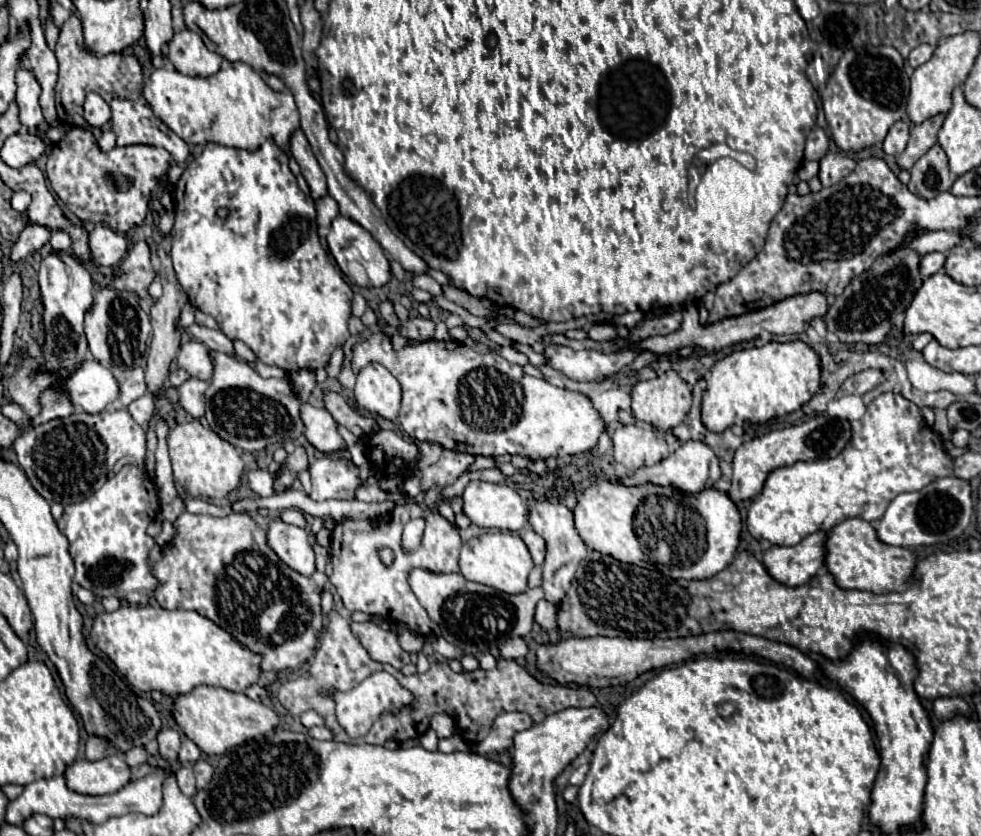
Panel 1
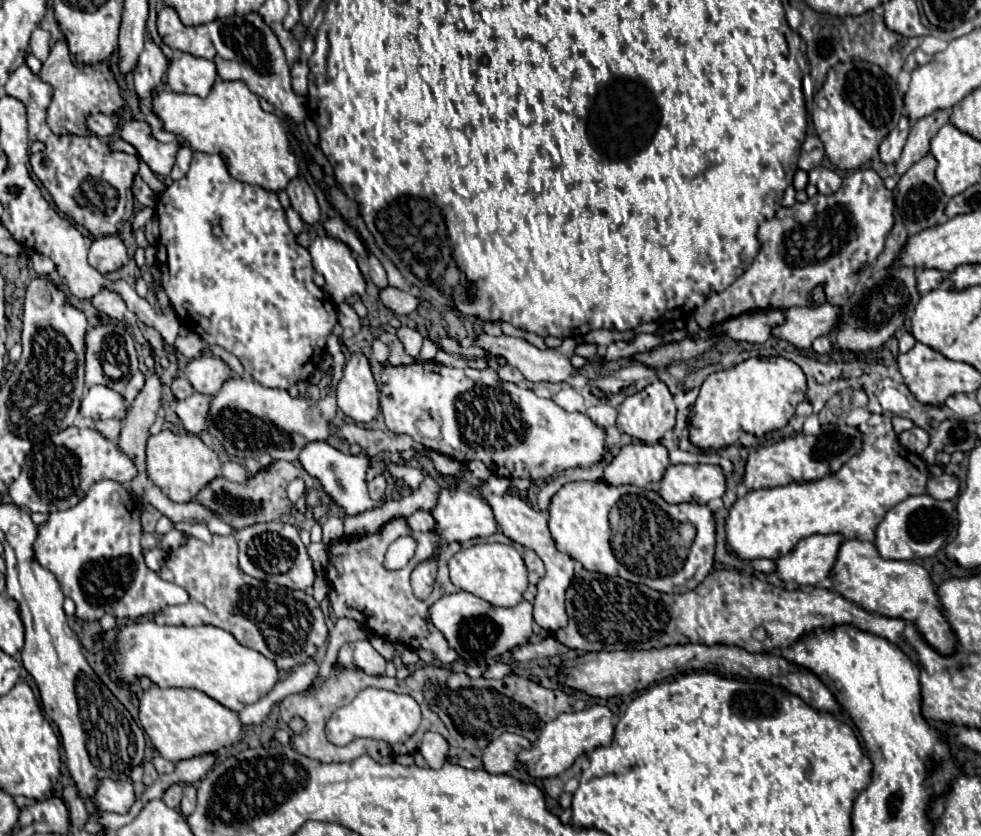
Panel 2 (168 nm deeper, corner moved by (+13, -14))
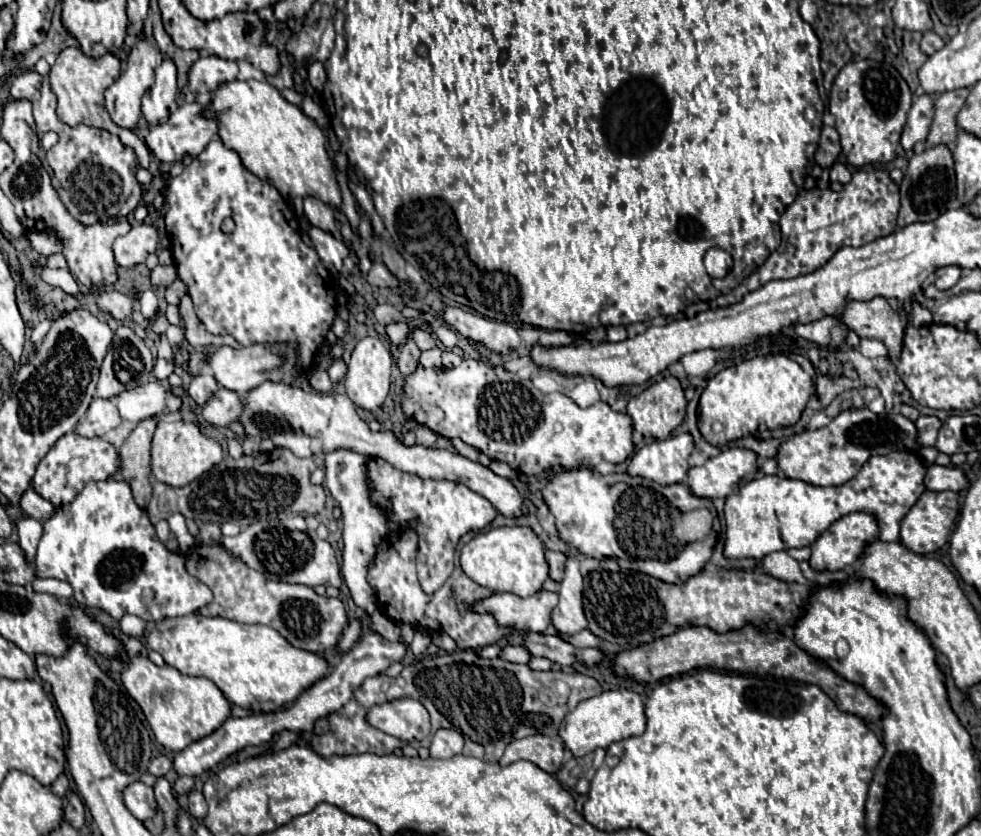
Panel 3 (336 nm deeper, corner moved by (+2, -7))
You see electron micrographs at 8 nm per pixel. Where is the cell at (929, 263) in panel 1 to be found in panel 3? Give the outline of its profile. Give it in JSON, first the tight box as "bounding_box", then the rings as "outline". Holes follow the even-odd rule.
{"bounding_box":[935,267,961,291],"outline":[[[941,267],[935,271],[935,287],[945,291],[945,289],[951,289],[957,281],[959,281],[959,273],[961,269],[959,267]]]}

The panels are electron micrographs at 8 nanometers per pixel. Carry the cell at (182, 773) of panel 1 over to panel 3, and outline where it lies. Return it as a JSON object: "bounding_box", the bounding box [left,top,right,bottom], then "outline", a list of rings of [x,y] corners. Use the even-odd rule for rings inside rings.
{"bounding_box":[173,777,193,795],"outline":[[[179,777],[173,785],[173,791],[177,795],[189,795],[191,789],[193,789],[193,777]]]}

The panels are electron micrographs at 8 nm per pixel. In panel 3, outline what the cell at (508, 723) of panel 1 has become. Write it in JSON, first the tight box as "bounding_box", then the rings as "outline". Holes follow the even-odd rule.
{"bounding_box":[499,735,563,773],"outline":[[[529,735],[523,739],[515,739],[507,745],[499,763],[505,767],[515,761],[531,761],[533,765],[541,767],[547,773],[557,773],[563,761],[563,743],[559,737],[545,737],[545,735]]]}

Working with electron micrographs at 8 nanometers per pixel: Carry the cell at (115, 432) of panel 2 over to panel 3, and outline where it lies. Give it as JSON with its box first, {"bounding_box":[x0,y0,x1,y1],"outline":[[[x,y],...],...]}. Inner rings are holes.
{"bounding_box":[77,399,121,437],"outline":[[[93,399],[85,421],[77,425],[77,433],[83,433],[85,437],[103,437],[111,429],[117,429],[119,425],[121,425],[121,417],[113,401]]]}

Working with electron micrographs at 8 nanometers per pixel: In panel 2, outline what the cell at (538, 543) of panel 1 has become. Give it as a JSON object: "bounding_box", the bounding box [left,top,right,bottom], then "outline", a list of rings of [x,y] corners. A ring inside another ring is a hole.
{"bounding_box":[524,550,544,584],"outline":[[[526,550],[524,562],[526,562],[528,572],[530,572],[530,584],[536,584],[544,576],[544,564],[542,564],[542,560],[536,556],[536,552]]]}

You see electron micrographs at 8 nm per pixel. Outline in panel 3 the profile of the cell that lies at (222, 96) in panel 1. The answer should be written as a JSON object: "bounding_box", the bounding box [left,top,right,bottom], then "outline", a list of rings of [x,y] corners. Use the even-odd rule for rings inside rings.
{"bounding_box":[203,79,341,209],"outline":[[[255,79],[221,83],[205,107],[203,117],[215,119],[223,145],[239,153],[241,163],[261,181],[275,185],[283,197],[313,195],[323,197],[333,209],[341,205],[323,131],[297,105],[285,101],[271,83]]]}

